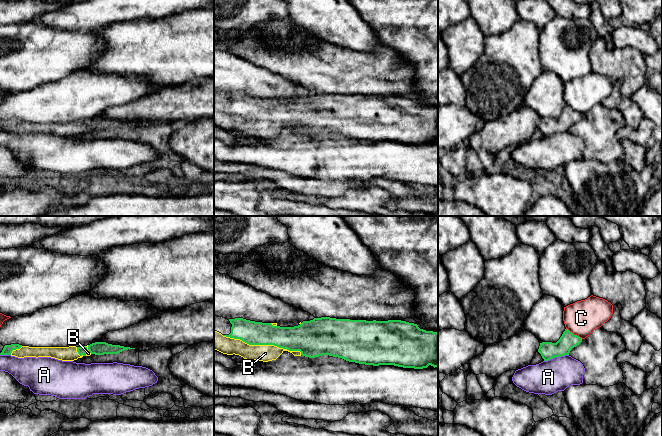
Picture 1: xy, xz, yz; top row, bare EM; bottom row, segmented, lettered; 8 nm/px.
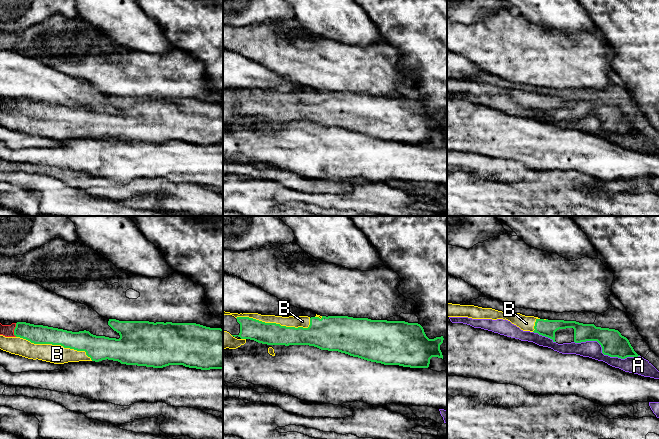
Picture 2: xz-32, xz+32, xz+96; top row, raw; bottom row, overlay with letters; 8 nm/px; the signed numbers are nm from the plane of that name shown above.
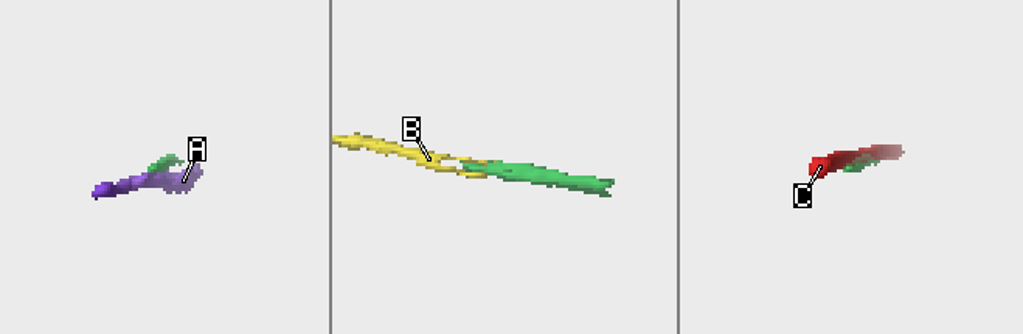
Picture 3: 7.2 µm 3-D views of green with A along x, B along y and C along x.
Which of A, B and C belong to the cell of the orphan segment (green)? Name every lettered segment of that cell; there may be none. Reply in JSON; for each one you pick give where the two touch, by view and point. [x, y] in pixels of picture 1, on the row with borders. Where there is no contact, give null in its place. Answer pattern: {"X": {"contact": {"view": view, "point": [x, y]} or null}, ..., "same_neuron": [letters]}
{"B": {"contact": {"view": "xz", "point": [262, 344]}}, "same_neuron": ["B"]}

